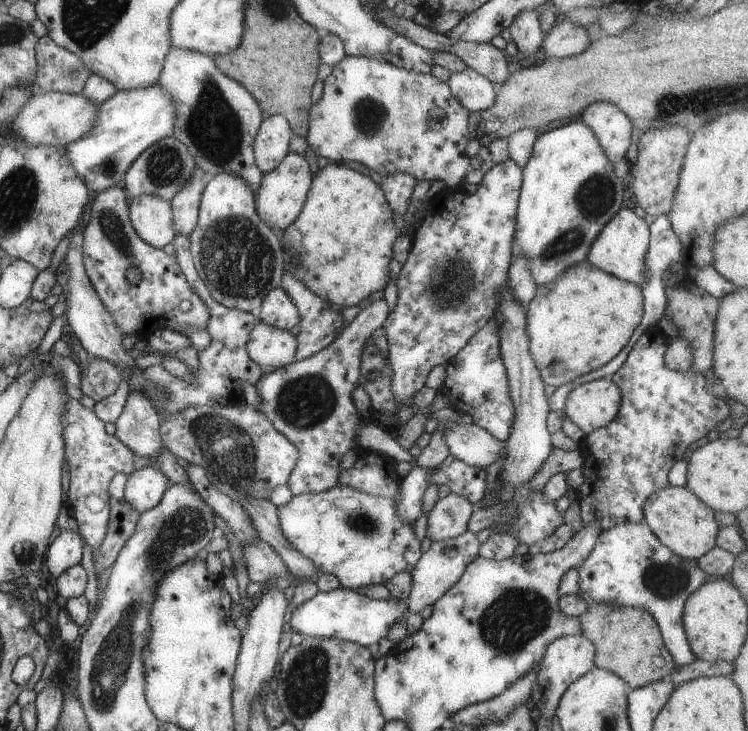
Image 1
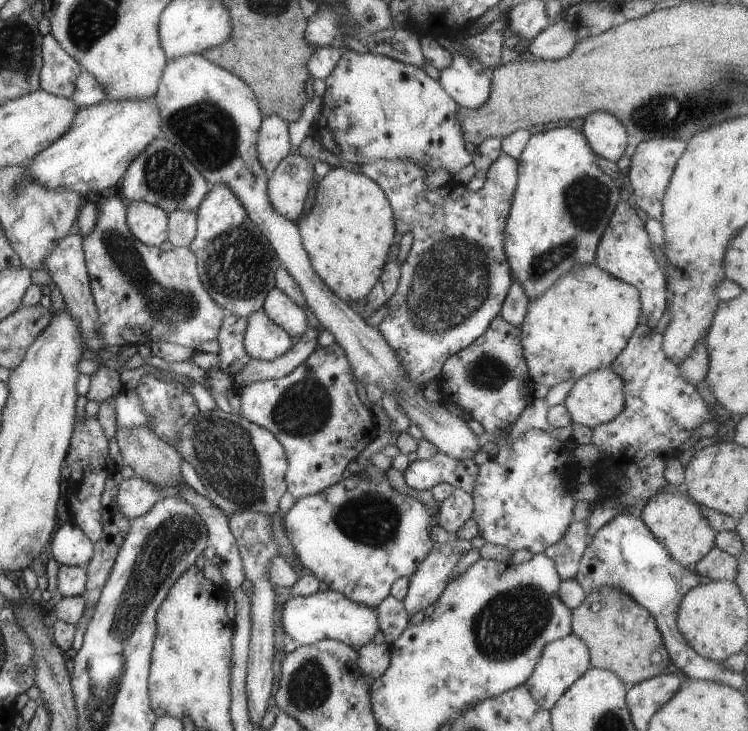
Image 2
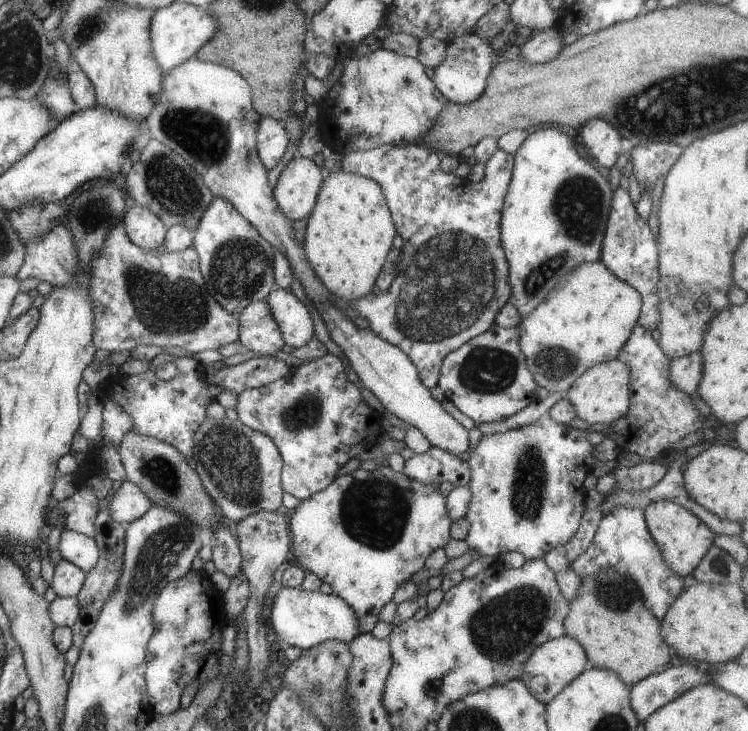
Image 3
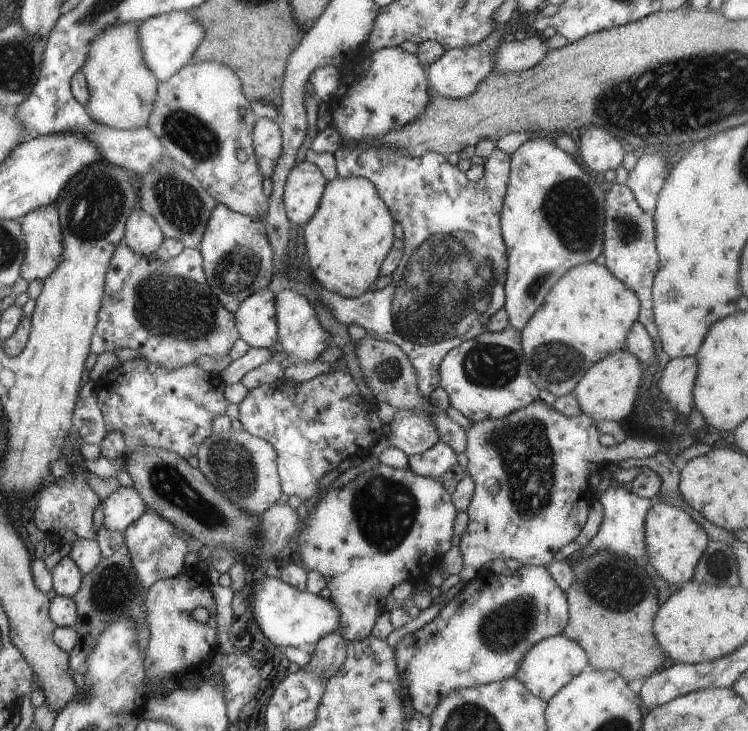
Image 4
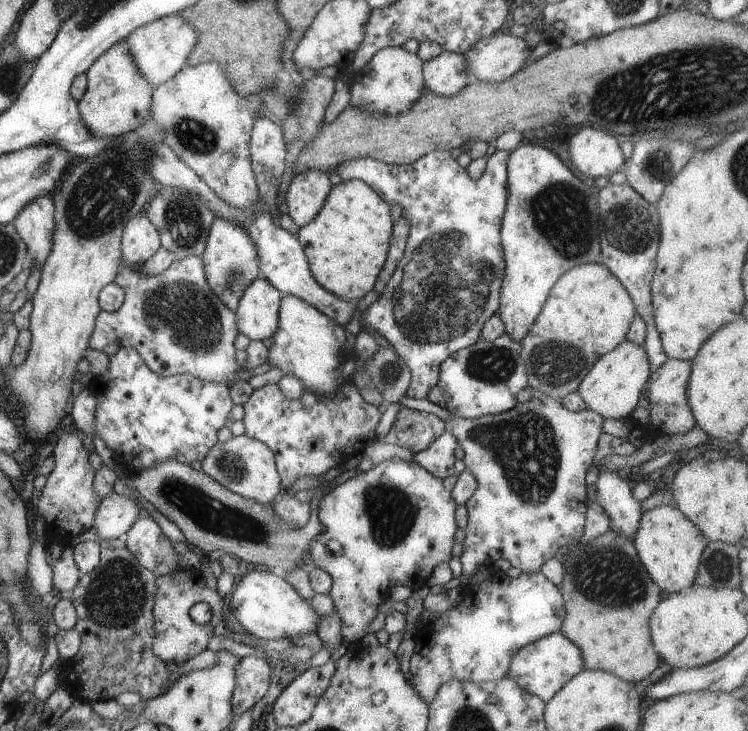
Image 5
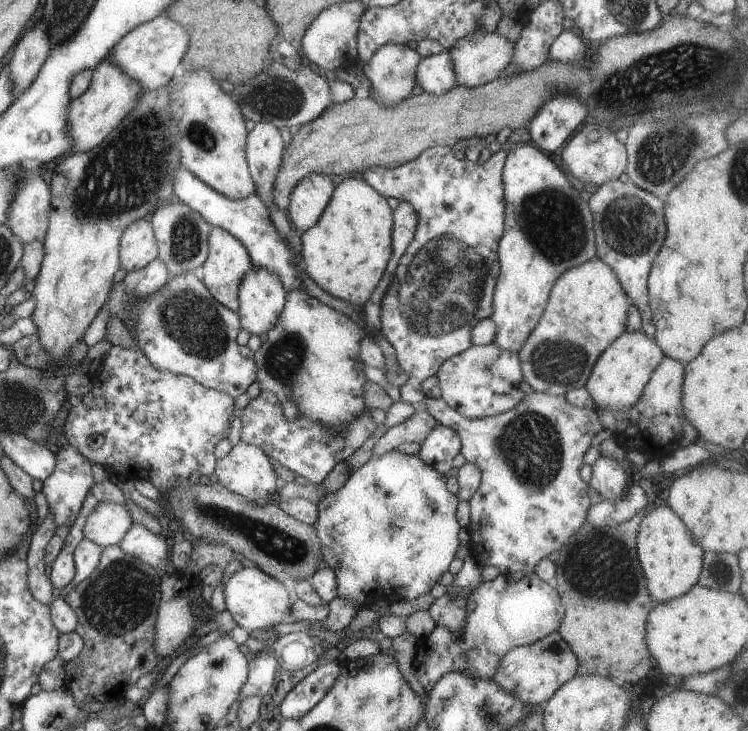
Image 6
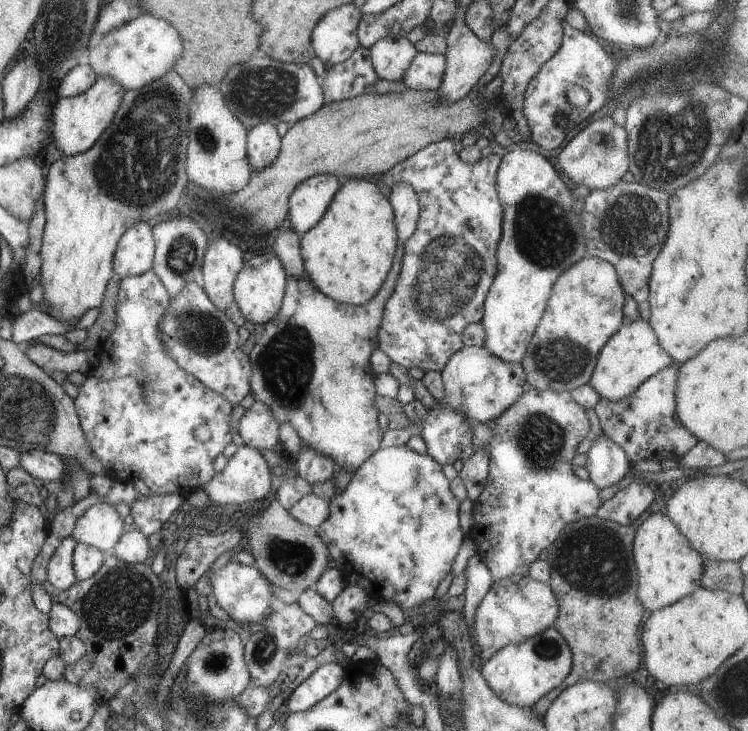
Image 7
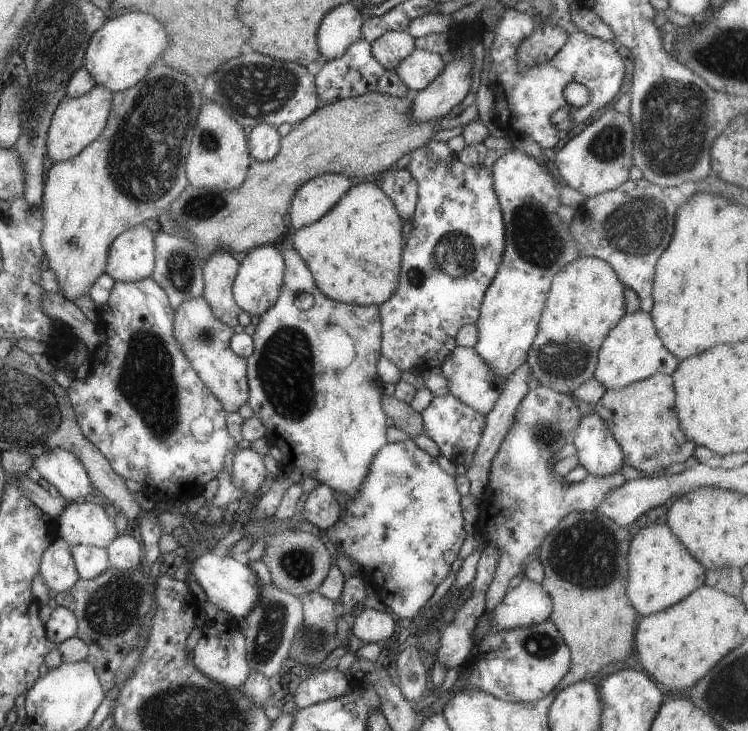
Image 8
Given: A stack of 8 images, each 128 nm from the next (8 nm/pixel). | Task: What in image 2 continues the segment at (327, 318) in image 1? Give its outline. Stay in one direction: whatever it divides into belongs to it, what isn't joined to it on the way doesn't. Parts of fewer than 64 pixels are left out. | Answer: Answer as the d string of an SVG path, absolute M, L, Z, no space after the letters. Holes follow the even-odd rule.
M282 265L278 270L276 270L275 274L275 287L279 290L282 290L291 300L294 300L298 306L302 306L306 312L308 312L308 330L300 336L300 340L288 350L285 354L282 354L280 358L276 358L276 360L272 361L264 361L258 360L258 358L250 358L248 362L246 362L245 366L242 366L238 372L234 372L232 374L228 374L231 379L231 389L234 392L240 392L246 386L250 384L254 384L258 381L265 381L268 379L279 379L284 377L286 374L289 374L297 368L302 362L305 362L311 355L317 350L319 347L318 337L322 332L321 323L316 319L316 316L312 314L310 308L306 306L306 300L303 296L302 290L299 288L299 285L296 283L296 280L287 272L287 269Z

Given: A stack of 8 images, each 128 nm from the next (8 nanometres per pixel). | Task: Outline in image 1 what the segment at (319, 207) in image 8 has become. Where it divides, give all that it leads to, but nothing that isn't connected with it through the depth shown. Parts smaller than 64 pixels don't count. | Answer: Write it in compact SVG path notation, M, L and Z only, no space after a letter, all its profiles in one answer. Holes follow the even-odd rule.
M289 152L274 170L263 173L262 182L255 194L258 216L276 232L288 228L300 216L312 179L306 158L298 153Z

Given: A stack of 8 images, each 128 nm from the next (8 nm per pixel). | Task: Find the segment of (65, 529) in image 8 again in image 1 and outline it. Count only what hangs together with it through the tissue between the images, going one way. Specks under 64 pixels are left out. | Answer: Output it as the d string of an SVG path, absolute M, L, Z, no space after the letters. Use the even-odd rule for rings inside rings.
M157 464L136 469L128 475L125 499L132 509L142 514L162 500L170 484L170 479Z

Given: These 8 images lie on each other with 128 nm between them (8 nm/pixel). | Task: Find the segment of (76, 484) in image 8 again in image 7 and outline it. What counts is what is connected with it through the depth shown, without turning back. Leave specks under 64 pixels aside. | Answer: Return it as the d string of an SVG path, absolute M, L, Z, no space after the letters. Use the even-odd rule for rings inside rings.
M34 449L20 453L19 457L24 470L33 478L40 478L44 483L63 479L67 475L67 460L57 454Z

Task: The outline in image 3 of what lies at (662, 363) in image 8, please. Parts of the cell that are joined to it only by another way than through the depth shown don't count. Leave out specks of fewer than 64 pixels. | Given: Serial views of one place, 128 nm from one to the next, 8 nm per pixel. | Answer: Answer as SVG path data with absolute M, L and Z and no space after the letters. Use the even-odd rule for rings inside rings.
M609 360L581 374L566 392L569 401L574 405L576 418L584 422L586 427L593 424L610 424L621 419L630 406L630 369L627 363L618 360Z

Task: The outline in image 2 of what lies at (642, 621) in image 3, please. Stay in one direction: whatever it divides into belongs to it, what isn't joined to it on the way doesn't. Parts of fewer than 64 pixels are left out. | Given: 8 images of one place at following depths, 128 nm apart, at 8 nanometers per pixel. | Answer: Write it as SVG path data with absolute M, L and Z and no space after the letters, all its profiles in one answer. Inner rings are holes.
M622 588L590 590L582 604L572 610L572 633L588 646L590 667L614 672L629 687L673 669L656 620Z

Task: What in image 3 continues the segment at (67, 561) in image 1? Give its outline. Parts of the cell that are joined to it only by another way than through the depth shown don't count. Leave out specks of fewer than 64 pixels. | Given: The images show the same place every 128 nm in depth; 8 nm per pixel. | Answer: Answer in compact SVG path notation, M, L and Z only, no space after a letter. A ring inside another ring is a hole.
M70 529L61 532L57 550L60 551L63 559L75 564L85 573L94 568L100 556L95 538Z

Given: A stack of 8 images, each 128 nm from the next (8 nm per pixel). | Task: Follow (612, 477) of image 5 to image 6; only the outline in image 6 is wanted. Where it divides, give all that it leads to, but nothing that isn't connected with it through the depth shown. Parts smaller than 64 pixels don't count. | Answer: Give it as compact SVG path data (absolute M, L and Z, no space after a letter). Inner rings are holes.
M600 456L592 466L593 473L589 486L597 490L606 501L613 501L626 495L628 478L622 461Z

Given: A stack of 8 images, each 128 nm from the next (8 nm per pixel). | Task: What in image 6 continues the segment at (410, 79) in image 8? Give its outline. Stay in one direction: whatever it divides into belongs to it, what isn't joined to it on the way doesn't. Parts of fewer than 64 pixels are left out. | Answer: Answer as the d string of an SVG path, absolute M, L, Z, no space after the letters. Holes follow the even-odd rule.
M444 49L438 54L421 57L415 78L424 91L435 95L458 86L450 51Z

